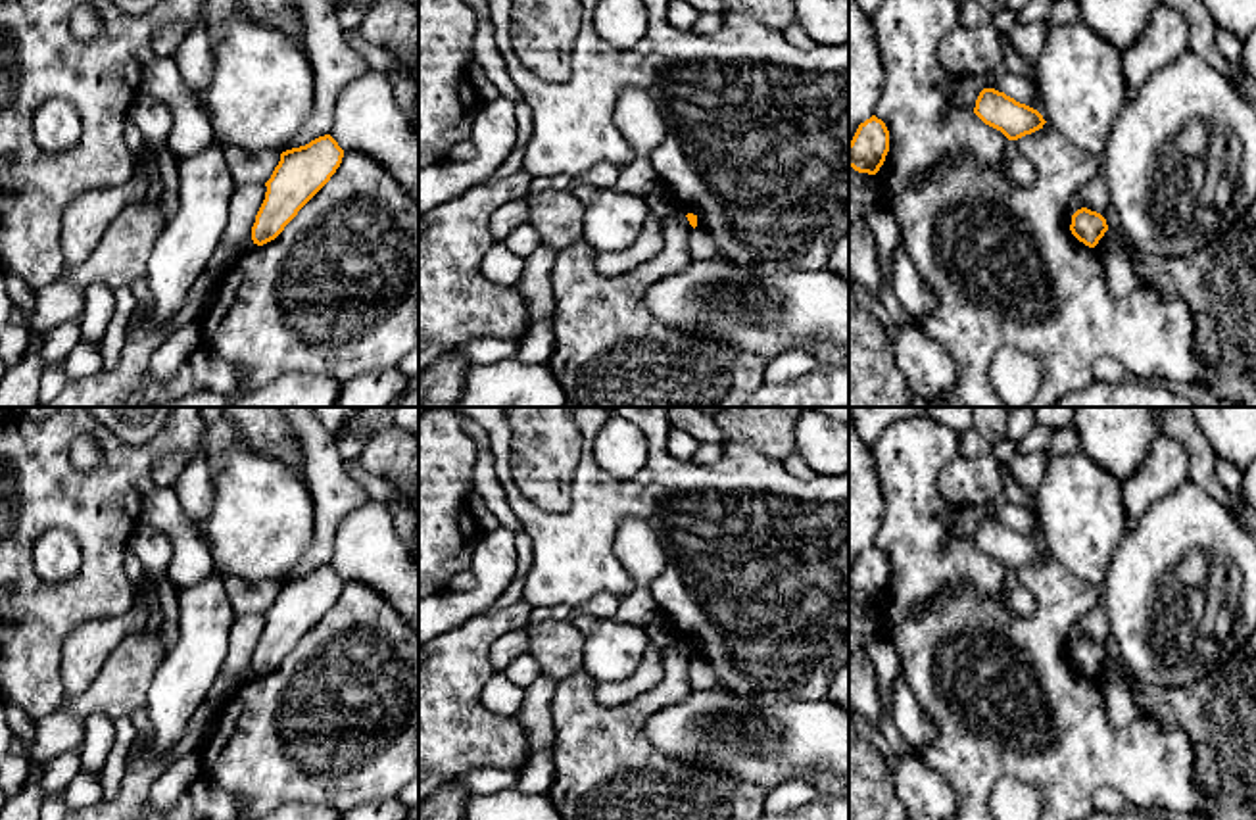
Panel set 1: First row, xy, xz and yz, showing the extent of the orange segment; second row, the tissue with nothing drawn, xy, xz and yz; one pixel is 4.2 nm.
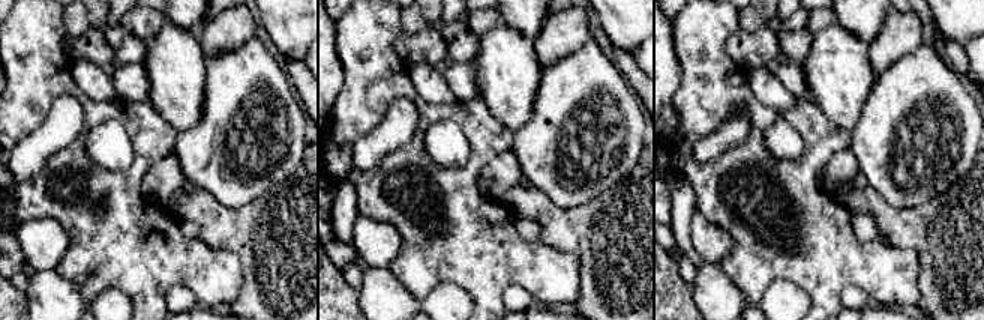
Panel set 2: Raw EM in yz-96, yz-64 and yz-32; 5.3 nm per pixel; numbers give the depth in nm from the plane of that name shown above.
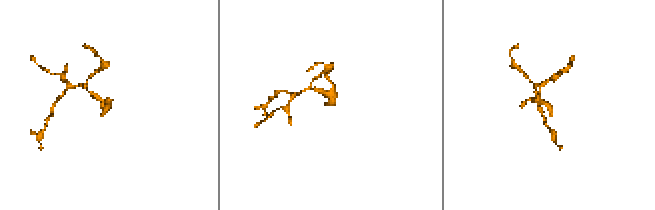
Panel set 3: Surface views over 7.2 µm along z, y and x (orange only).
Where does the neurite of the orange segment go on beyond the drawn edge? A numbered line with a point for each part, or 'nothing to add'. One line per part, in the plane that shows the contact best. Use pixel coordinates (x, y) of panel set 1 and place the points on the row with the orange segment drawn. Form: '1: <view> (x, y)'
nothing to add

